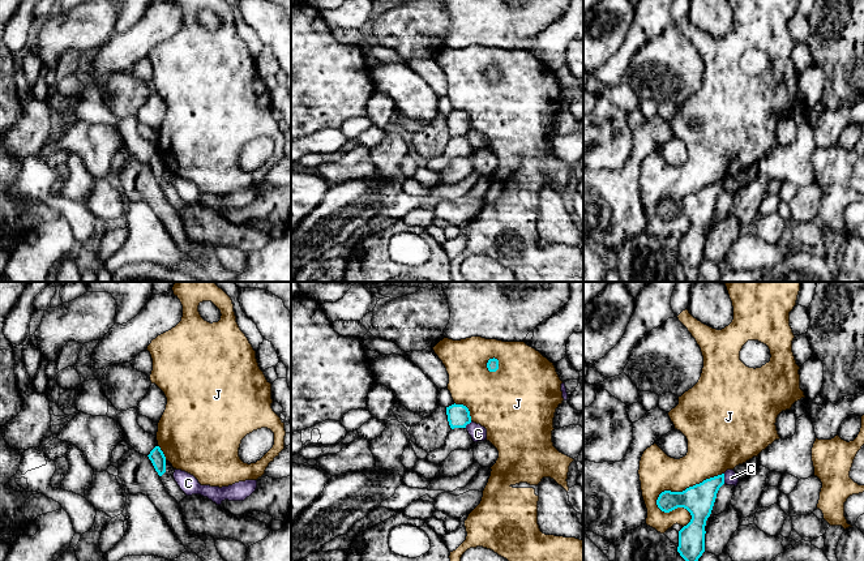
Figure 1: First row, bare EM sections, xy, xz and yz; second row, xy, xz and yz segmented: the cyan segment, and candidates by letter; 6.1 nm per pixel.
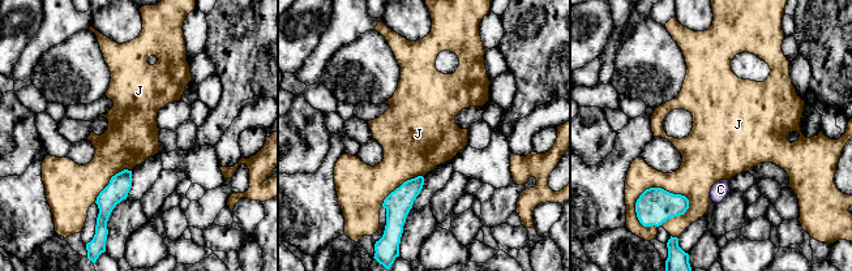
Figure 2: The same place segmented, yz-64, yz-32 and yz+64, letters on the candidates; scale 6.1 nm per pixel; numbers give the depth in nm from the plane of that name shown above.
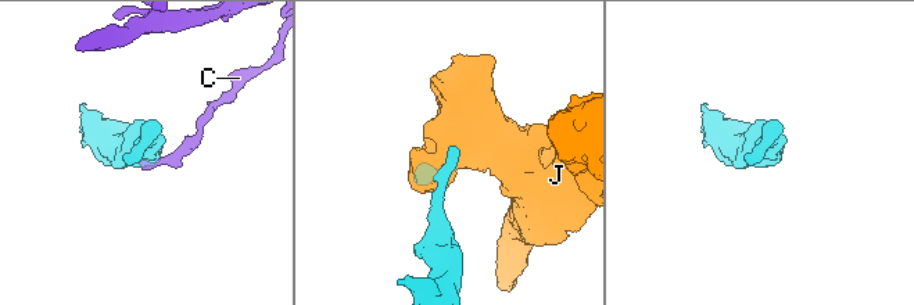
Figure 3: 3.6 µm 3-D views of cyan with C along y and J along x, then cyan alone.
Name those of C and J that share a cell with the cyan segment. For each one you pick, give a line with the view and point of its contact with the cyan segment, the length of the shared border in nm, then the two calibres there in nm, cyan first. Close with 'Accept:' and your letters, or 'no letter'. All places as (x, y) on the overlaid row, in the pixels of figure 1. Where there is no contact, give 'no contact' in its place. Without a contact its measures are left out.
Accept: no letter

